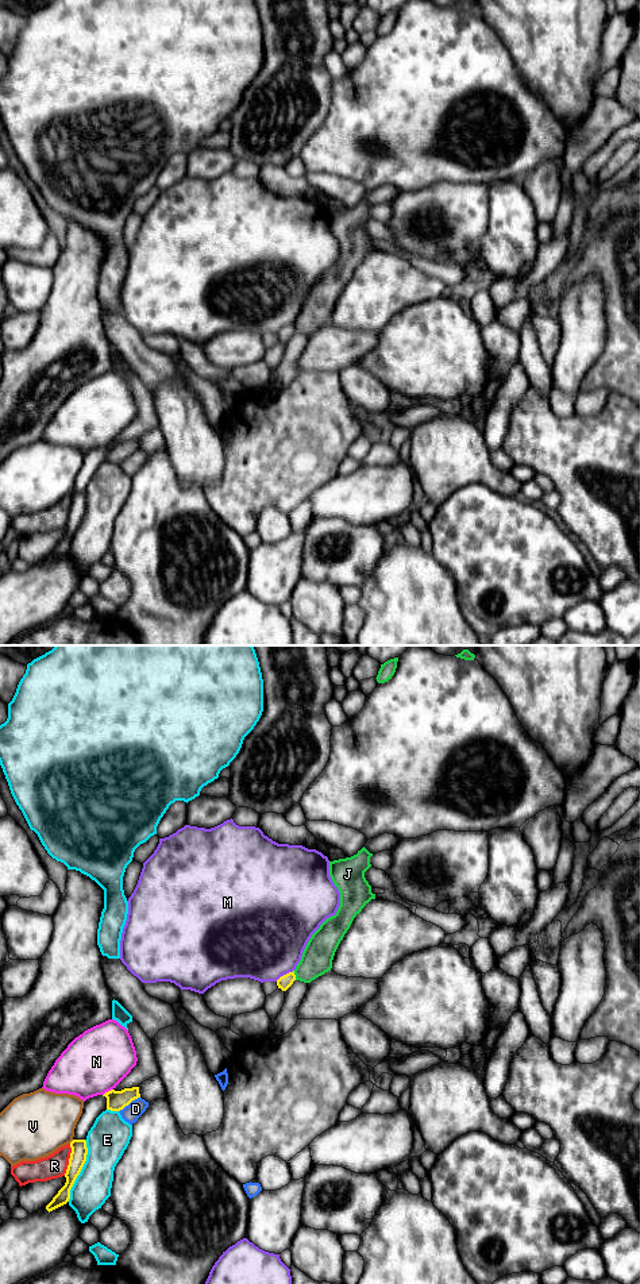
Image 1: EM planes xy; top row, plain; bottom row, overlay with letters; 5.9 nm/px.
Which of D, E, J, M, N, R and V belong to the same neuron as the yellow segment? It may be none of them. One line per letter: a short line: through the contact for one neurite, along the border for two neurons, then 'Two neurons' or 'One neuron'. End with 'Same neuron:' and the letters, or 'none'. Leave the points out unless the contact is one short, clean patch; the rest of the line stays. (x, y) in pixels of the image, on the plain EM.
D: Two neurons
E: Two neurons
J: Line: xy (293, 323), (296, 331). Two neurons
M: Two neurons
N: Two neurons
R: Two neurons
V: Two neurons
Same neuron: none

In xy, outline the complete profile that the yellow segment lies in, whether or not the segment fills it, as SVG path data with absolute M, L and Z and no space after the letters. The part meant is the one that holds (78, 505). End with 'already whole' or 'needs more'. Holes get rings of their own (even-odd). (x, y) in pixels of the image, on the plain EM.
M73 491L70 494L72 505L69 510L69 517L65 525L66 535L53 550L53 552L46 558L46 562L50 564L63 556L70 551L70 541L80 527L88 506L86 493L85 491Z; already whole

